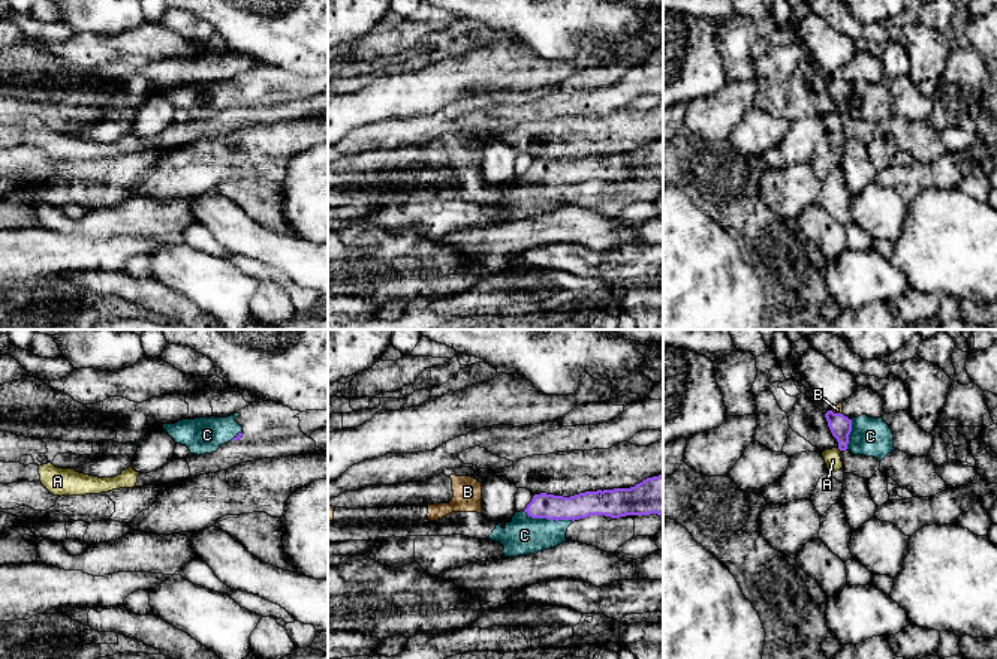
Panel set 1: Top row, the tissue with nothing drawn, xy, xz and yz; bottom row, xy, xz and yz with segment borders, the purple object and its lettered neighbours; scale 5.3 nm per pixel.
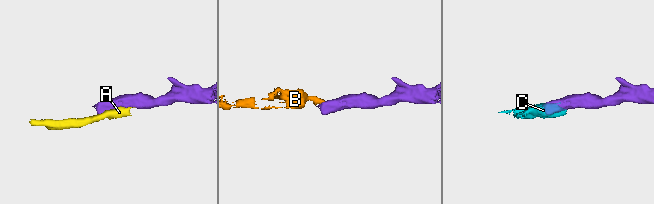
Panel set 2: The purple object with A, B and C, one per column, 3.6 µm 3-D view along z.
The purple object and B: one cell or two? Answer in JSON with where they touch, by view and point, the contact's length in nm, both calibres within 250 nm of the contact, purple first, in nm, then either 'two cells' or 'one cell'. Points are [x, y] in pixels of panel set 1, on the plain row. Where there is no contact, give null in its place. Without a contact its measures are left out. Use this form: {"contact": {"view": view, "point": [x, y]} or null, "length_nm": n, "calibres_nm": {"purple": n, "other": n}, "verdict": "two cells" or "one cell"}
{"contact": {"view": "yz", "point": [837, 78]}, "length_nm": 70, "calibres_nm": {"purple": 120, "other": 50}, "verdict": "two cells"}

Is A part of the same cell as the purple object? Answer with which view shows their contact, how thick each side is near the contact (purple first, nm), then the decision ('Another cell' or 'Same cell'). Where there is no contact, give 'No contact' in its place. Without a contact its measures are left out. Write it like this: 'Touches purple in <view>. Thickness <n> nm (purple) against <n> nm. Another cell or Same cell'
No contact. Another cell

